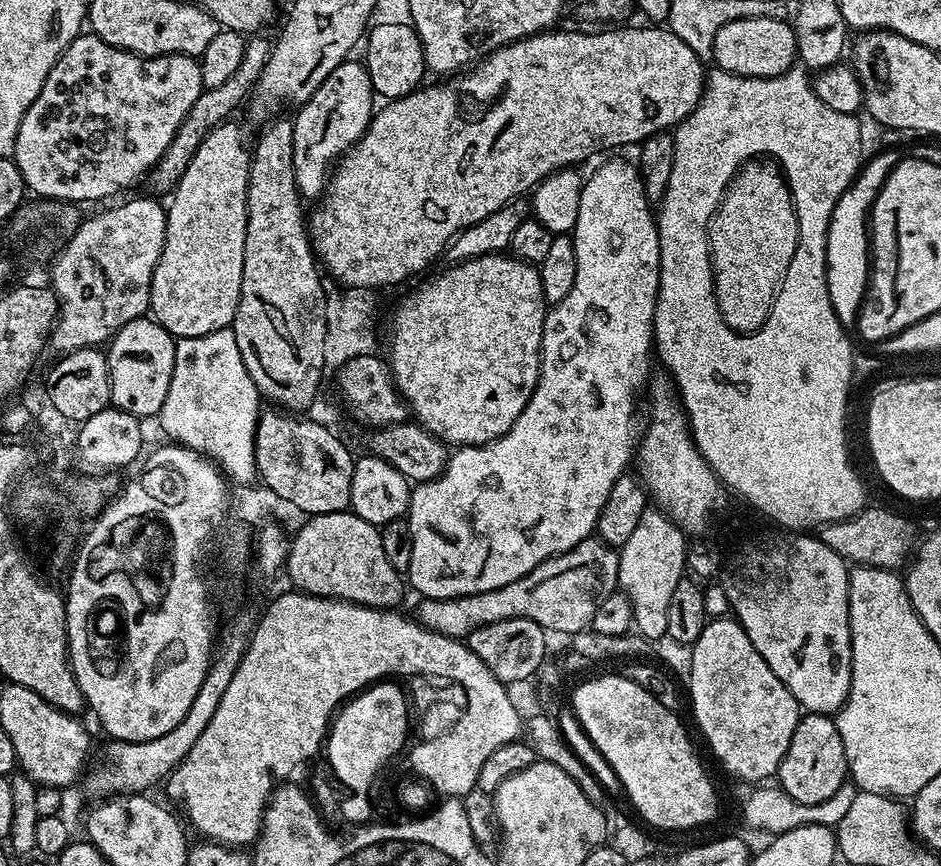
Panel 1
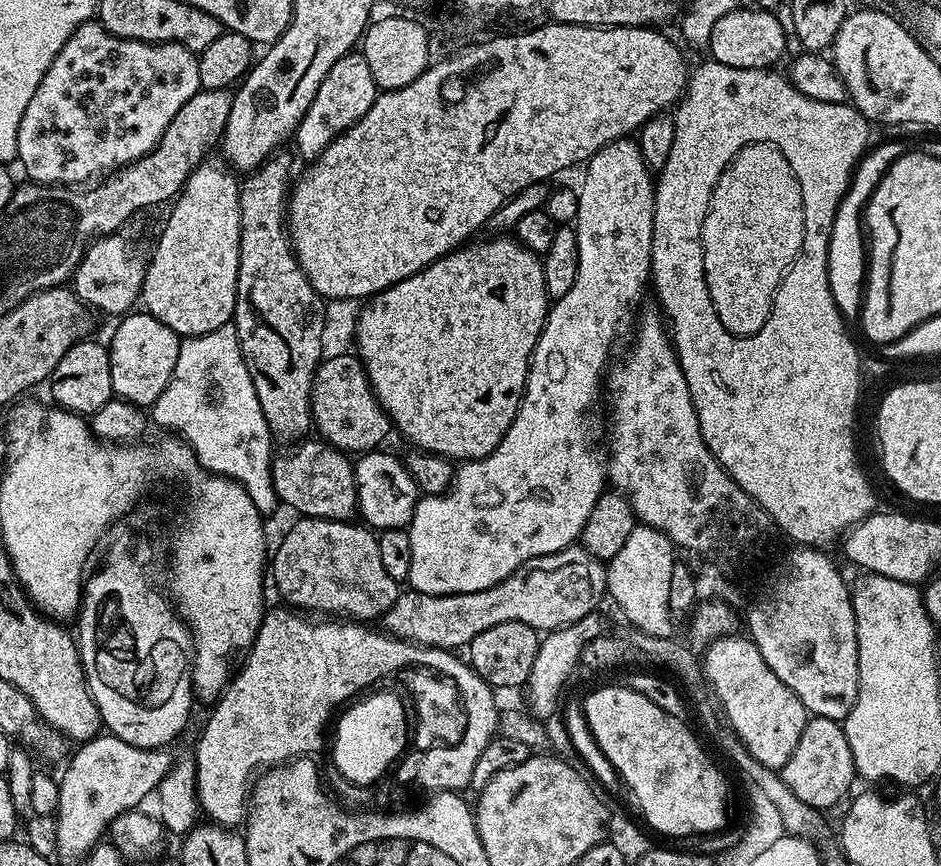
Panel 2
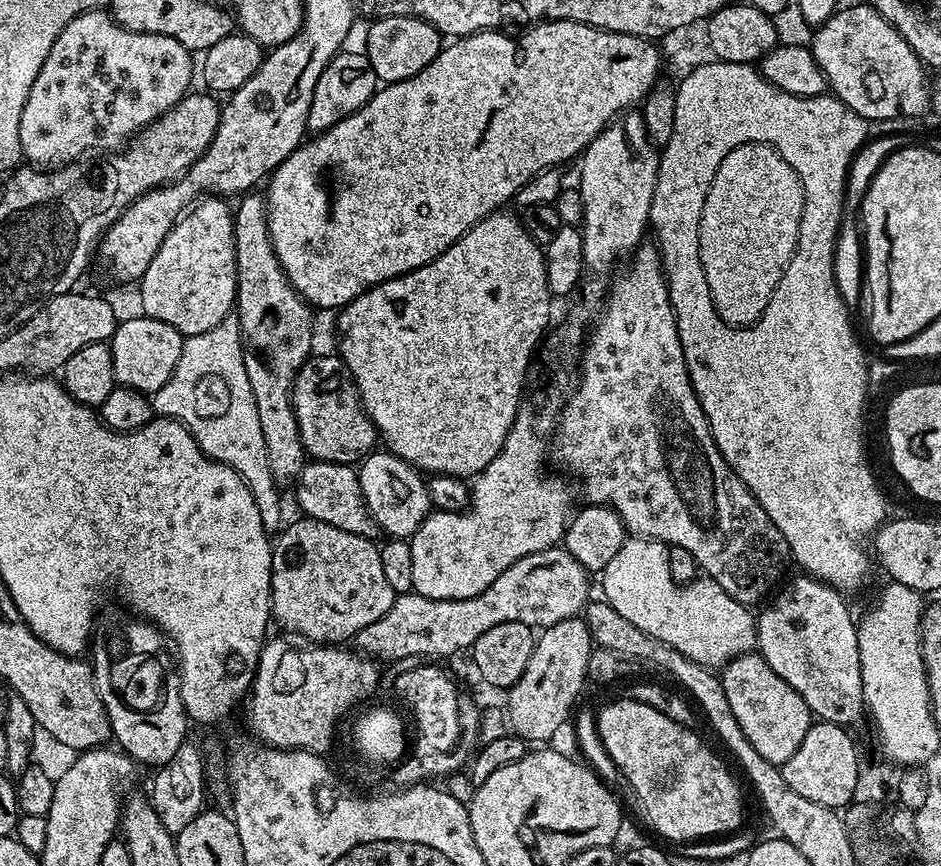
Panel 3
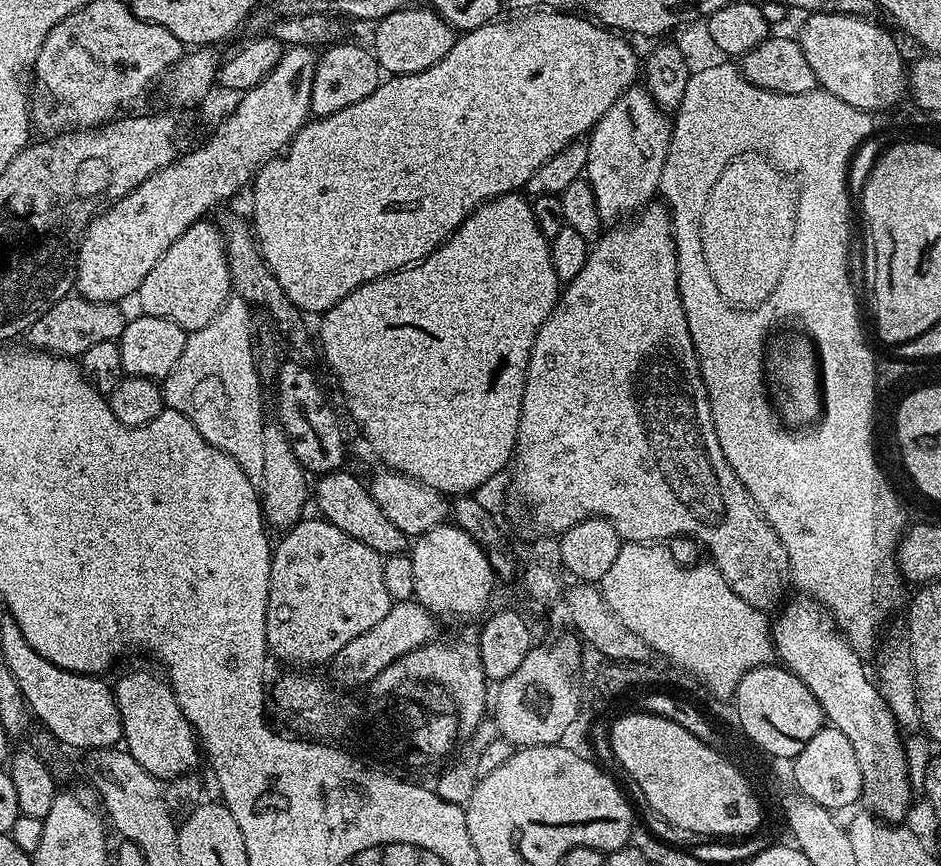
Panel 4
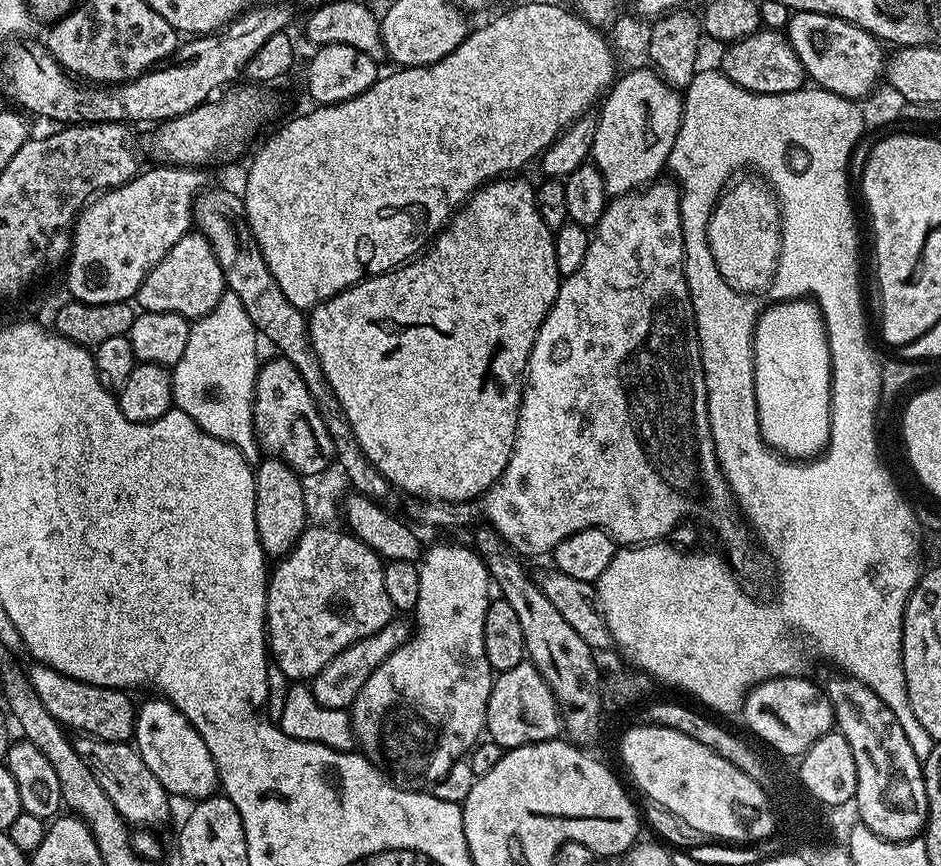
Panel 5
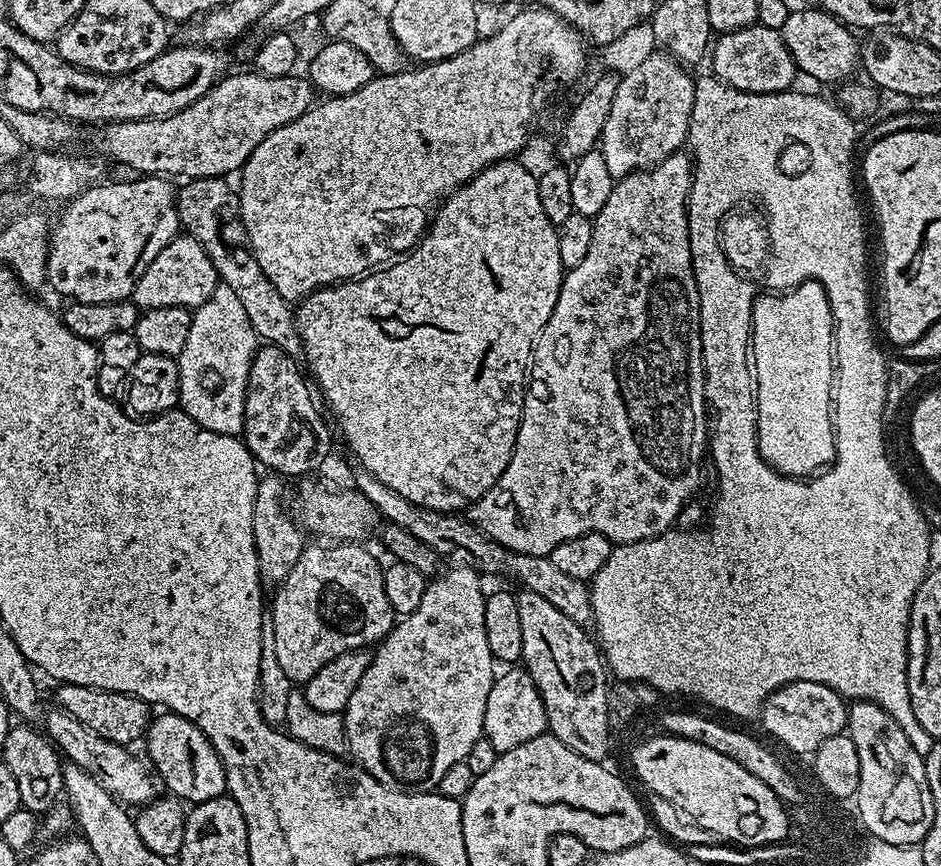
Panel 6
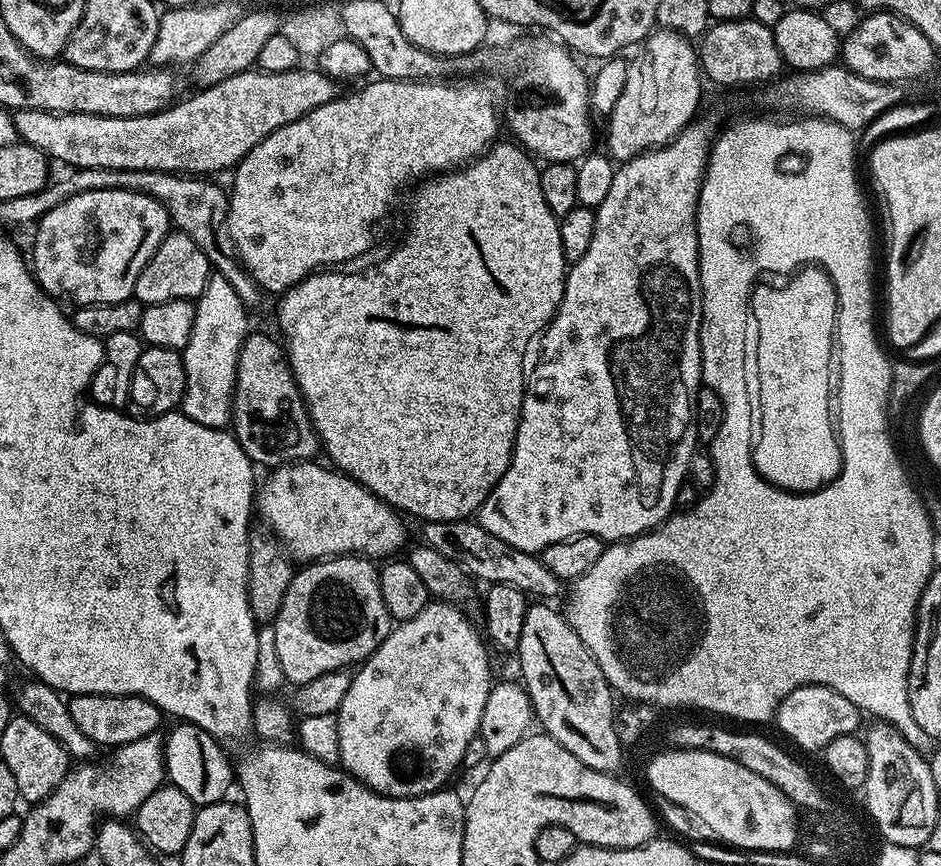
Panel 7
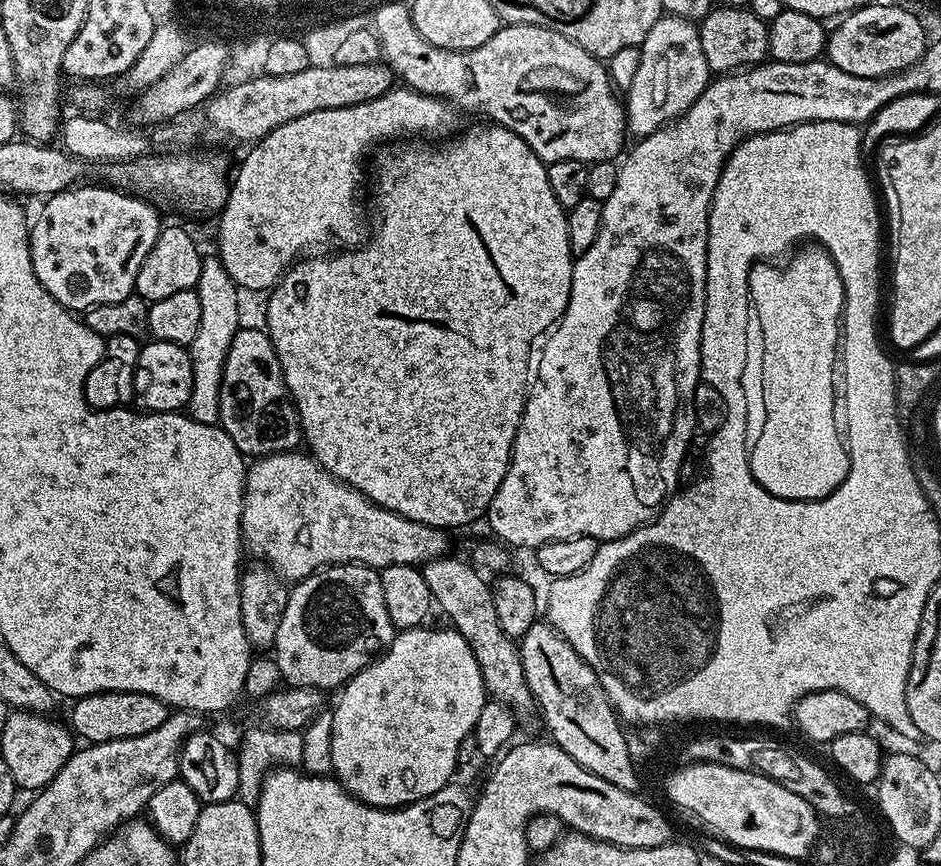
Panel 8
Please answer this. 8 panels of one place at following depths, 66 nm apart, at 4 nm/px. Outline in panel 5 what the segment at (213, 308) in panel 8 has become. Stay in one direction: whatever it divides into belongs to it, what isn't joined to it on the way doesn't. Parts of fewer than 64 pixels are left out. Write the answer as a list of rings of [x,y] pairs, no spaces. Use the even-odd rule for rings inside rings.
[[[226,290],[218,298],[218,306],[191,325],[186,350],[171,369],[173,405],[190,414],[206,434],[232,444],[250,462],[262,456],[252,409],[256,374],[262,363],[261,357],[256,357],[256,336],[258,340],[257,326],[250,322],[246,306],[242,306],[238,294]]]

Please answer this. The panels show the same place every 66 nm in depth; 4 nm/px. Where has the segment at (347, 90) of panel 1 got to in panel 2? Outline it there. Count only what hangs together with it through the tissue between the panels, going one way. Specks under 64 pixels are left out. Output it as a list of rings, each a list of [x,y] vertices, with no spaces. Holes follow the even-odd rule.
[[[353,50],[347,52],[334,66],[330,66],[330,74],[322,78],[322,86],[318,86],[318,94],[314,94],[314,102],[310,102],[310,110],[302,118],[302,122],[296,127],[294,141],[296,140],[295,151],[305,156],[305,161],[311,162],[334,142],[354,122],[370,110],[370,106],[376,100],[378,89],[374,82],[374,74],[370,74],[370,66],[366,62],[363,51]]]

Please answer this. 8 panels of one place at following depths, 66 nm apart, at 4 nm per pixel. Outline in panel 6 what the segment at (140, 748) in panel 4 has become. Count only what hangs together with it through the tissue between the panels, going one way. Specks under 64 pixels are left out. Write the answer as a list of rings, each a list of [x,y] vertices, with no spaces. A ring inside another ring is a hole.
[[[164,710],[159,714],[161,716],[151,717],[146,733],[149,756],[147,759],[159,783],[161,780],[172,791],[169,793],[175,799],[192,806],[225,795],[228,786],[226,770],[206,734],[202,734],[202,730],[194,726],[194,722],[182,718],[176,712]]]

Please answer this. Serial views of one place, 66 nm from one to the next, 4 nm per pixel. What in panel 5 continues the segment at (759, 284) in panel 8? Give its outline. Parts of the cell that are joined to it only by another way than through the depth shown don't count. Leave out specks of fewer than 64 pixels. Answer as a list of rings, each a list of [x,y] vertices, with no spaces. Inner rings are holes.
[[[797,298],[795,300],[777,300],[769,303],[769,308],[759,313],[754,325],[754,338],[752,339],[752,384],[756,387],[756,409],[758,410],[758,426],[762,438],[773,452],[787,456],[794,460],[806,460],[820,455],[828,446],[830,426],[832,425],[832,355],[828,345],[828,335],[824,329],[824,319],[820,307],[811,298]]]

